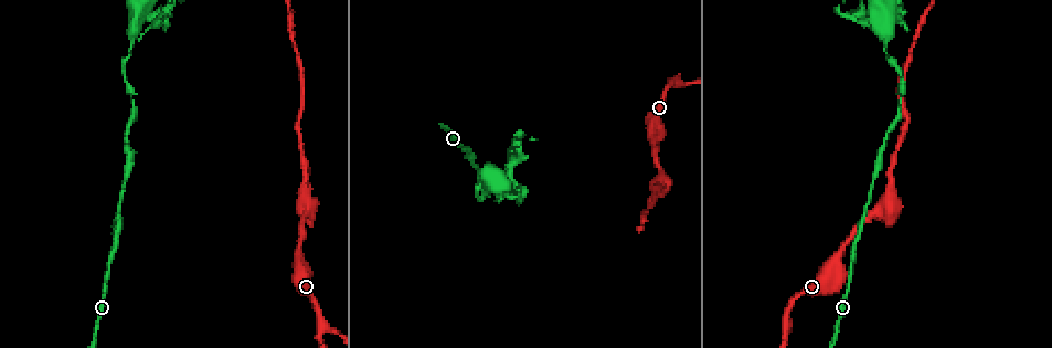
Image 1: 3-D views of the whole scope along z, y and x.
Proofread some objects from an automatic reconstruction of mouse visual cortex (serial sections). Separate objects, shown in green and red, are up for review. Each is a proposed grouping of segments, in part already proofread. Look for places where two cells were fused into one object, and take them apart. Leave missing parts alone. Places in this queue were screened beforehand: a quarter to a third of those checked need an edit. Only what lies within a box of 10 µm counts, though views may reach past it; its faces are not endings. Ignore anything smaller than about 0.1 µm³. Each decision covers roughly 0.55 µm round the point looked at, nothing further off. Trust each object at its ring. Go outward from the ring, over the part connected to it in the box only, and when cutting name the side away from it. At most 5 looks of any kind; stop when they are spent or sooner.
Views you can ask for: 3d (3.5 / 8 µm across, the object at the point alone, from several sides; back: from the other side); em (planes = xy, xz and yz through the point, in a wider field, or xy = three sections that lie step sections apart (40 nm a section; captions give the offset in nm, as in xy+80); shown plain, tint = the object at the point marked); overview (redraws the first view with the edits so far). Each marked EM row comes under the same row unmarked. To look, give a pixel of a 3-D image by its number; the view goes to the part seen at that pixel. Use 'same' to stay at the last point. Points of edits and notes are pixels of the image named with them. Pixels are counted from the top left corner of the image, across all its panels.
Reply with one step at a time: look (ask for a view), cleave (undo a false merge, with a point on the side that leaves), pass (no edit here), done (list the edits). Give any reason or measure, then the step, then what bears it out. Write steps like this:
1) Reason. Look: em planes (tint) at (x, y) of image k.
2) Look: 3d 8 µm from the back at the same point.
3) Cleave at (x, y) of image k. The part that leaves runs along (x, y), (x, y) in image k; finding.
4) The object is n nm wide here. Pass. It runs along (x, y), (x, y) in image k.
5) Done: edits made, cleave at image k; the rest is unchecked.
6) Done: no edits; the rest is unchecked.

A fork. Look: 3d 8 µm at (679, 84) of image 1.

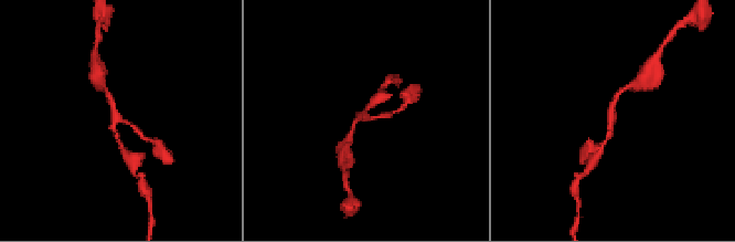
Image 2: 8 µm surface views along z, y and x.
Look: 3d 3.5 µm at the same point.

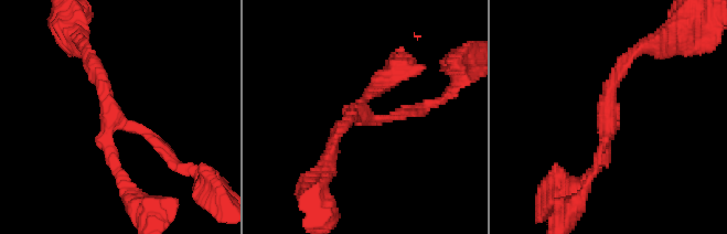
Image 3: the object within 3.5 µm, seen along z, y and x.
Shape alone is not enough. Look: em xy step 3 (tint) at (113, 116) of image 3.

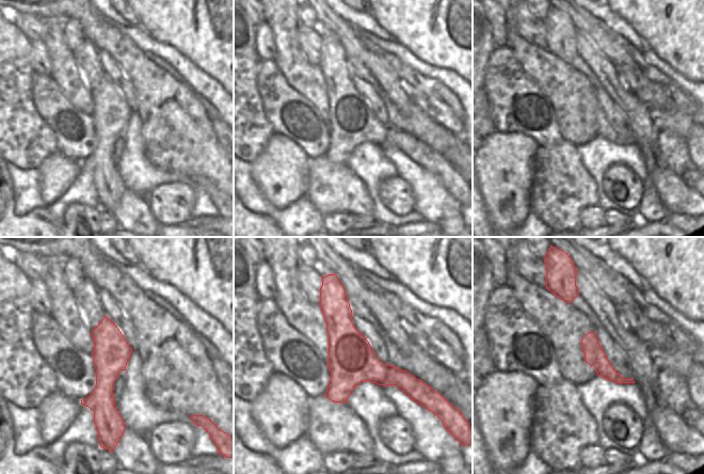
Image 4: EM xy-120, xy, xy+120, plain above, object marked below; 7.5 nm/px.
The object is 360 nm wide here. Pass. It runs along (632, 55), (609, 89), (601, 165) in image 3; one cell here.

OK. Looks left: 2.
Calibre changes. Look: 3d 3.5 µm at (304, 180) of image 1.

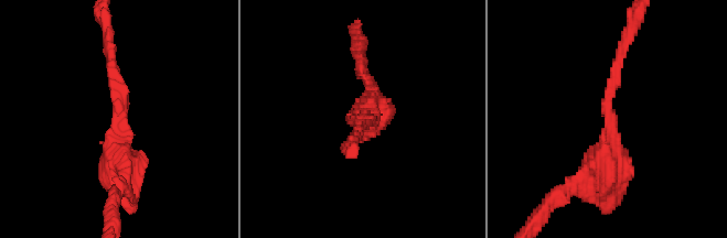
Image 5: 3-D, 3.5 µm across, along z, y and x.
Need the tissue. Look: em xy step 2 (tint) at (611, 120) of image 5.

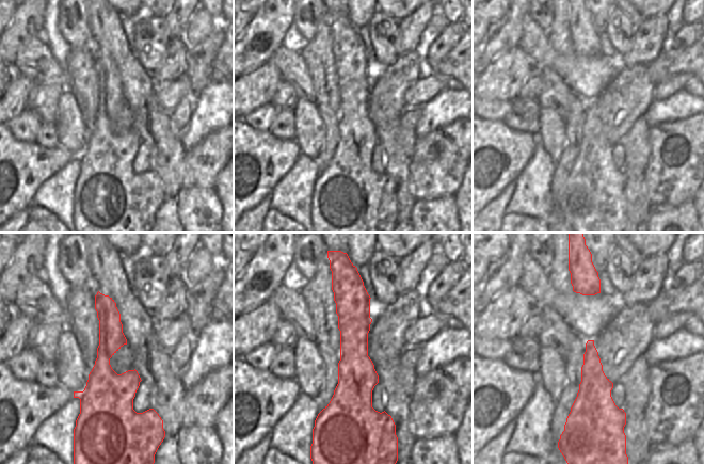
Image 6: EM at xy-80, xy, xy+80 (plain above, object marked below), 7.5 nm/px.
The object is 280 nm wide here. Pass. It runs along (345, 282), (362, 422) in image 6; continuous, no second cell.

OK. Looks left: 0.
Done: no edits; the rest is unchecked.

